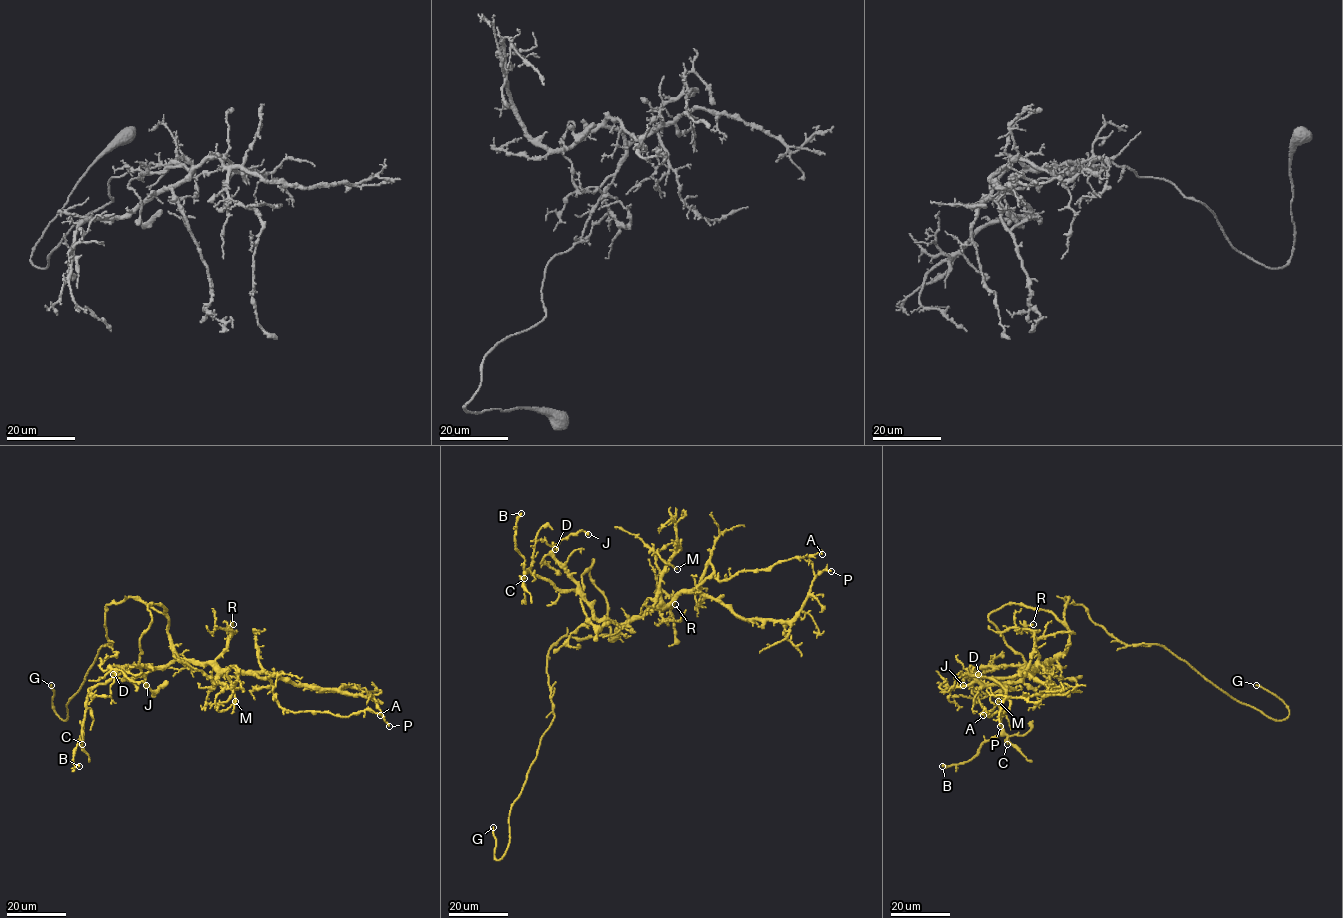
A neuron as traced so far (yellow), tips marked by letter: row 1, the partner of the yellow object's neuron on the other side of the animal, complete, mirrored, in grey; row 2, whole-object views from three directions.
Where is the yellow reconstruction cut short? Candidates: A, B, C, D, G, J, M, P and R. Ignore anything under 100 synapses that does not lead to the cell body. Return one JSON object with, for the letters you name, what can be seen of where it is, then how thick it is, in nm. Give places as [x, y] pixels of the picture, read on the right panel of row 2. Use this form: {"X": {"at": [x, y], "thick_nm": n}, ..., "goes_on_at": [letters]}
{"G": {"at": [1256, 685], "thick_nm": 180}, "goes_on_at": ["G"]}

